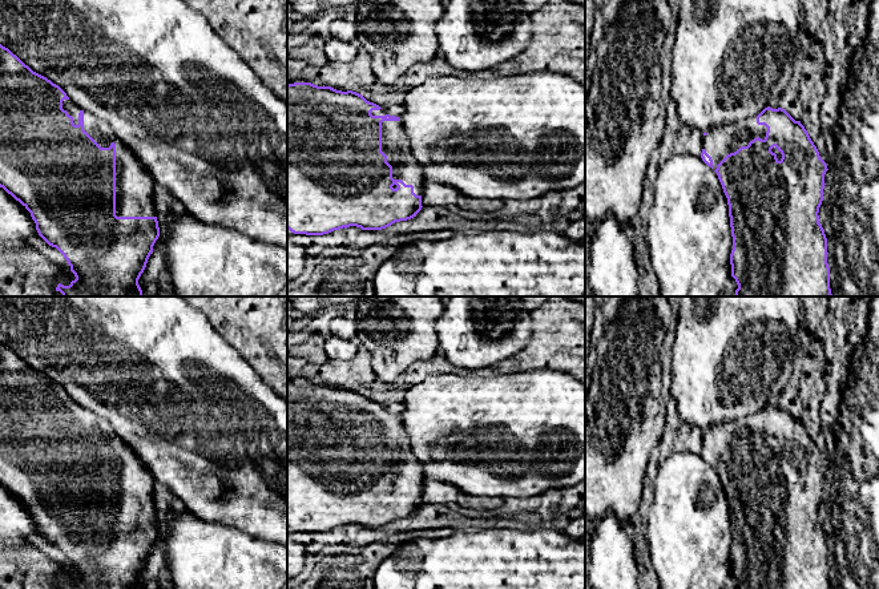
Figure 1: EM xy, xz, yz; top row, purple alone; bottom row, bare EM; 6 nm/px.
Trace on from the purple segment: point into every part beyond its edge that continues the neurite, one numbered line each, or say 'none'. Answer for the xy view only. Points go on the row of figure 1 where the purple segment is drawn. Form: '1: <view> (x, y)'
1: xy (134, 185)

